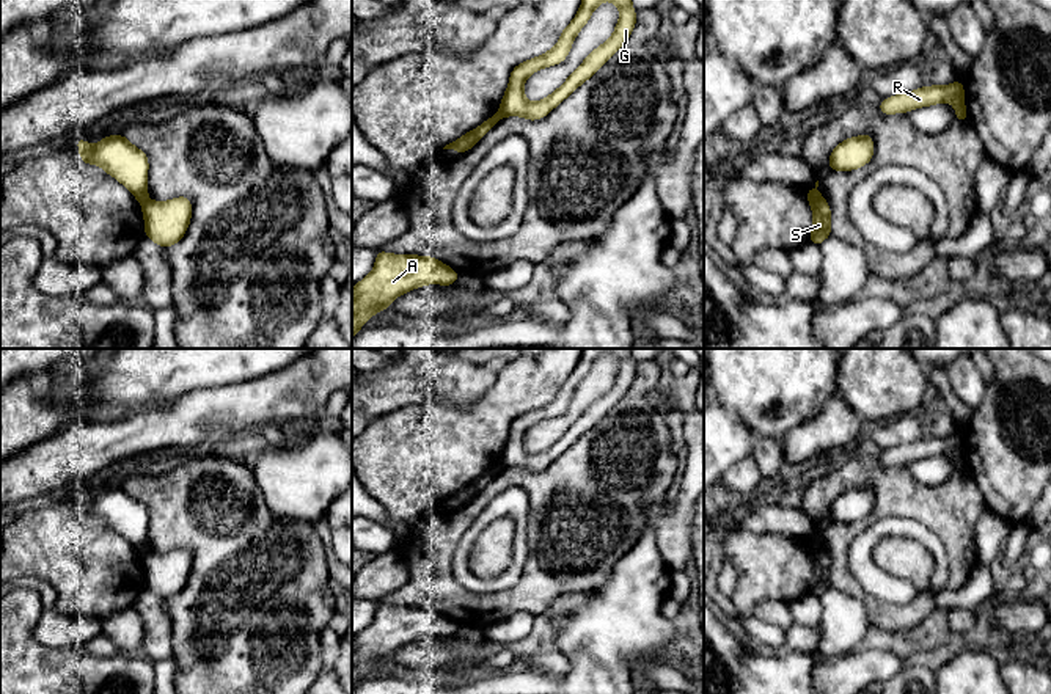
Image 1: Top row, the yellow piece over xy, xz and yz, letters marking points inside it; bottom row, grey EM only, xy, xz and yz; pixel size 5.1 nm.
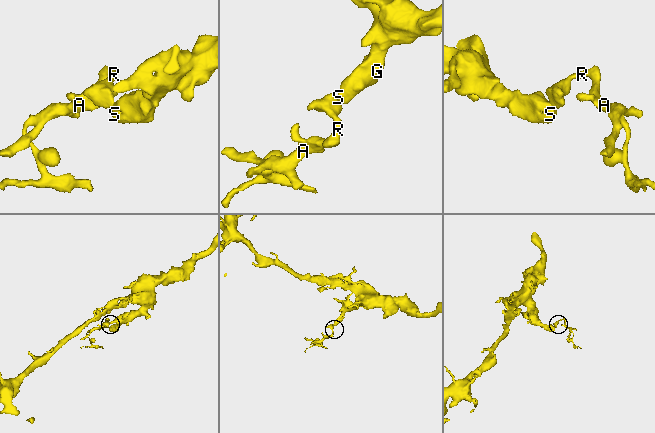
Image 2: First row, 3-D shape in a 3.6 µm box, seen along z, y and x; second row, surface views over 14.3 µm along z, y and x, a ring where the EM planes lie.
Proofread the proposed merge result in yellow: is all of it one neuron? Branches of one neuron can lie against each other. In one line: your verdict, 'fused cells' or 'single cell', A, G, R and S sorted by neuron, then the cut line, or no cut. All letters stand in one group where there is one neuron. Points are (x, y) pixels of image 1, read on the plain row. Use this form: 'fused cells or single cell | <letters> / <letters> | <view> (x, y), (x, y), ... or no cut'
fused cells | A R / G S | xy (148, 551), (143, 556)

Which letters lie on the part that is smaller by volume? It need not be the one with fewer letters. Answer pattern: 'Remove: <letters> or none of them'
Remove: A, R

